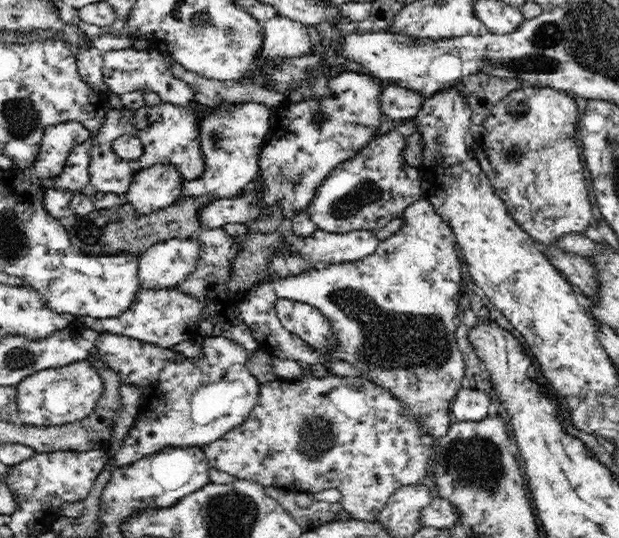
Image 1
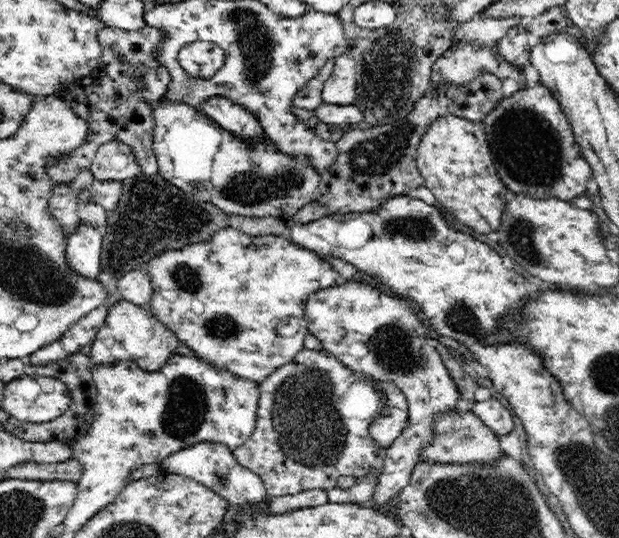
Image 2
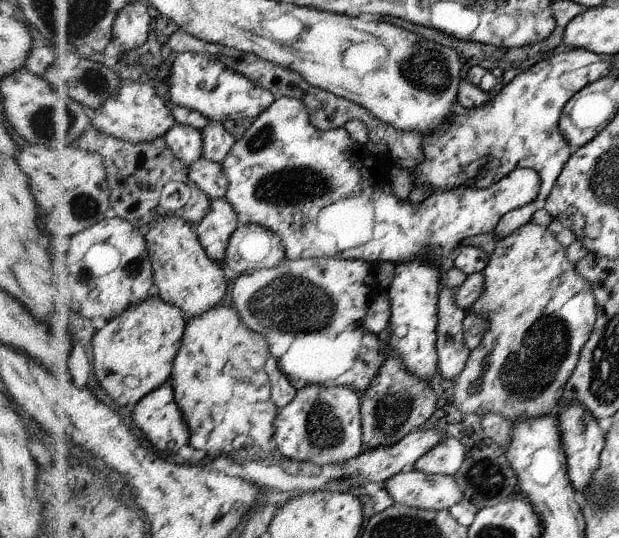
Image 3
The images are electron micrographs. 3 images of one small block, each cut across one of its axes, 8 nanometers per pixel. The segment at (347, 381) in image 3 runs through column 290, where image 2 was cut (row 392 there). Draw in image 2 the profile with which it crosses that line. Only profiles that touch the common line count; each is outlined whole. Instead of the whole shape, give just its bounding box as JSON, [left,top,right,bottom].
[234,347,386,498]

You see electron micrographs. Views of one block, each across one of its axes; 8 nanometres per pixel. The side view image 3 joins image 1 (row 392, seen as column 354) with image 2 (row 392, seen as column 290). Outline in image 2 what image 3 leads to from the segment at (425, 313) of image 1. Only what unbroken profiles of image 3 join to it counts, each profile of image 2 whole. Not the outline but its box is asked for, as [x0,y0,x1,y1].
[305,277,460,511]

